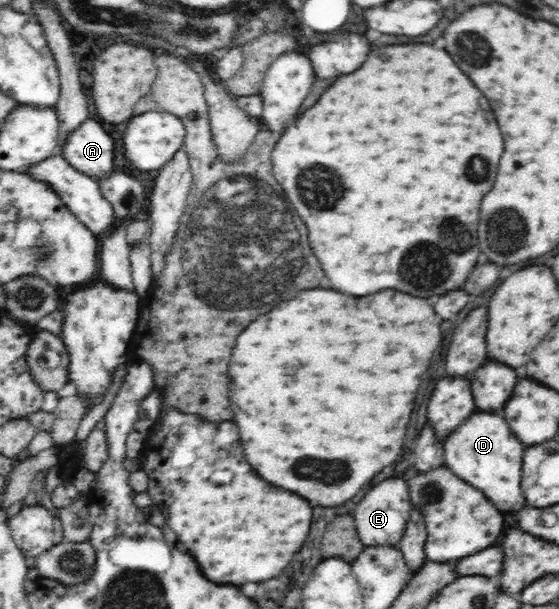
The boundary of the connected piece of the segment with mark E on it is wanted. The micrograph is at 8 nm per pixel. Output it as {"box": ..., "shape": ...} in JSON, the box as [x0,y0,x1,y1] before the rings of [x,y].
{"box":[354,479,410,546],"shape":[[[386,479],[372,487],[364,499],[354,509],[354,521],[358,536],[364,546],[390,545],[398,546],[404,536],[404,529],[410,519],[410,497],[406,481],[402,479]]]}

